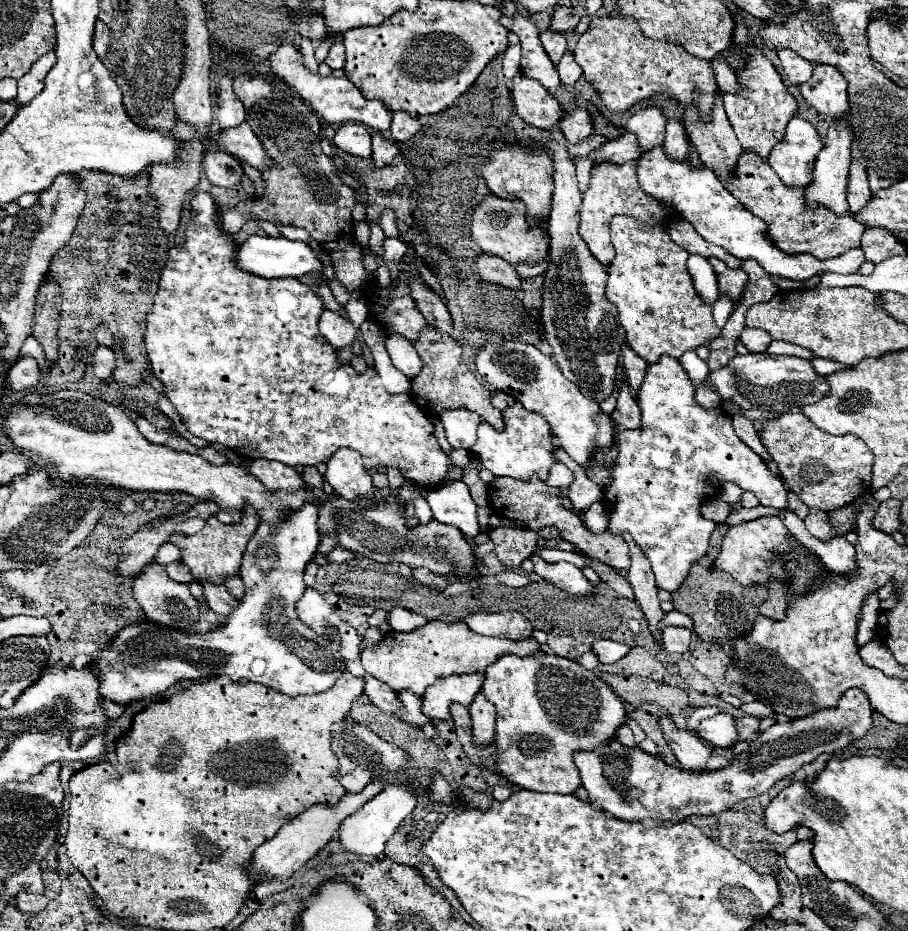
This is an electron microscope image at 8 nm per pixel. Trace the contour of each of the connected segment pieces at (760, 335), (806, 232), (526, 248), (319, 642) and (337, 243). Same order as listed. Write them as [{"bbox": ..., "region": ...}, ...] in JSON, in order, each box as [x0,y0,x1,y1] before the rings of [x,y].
[{"bbox":[740,329,770,353],"region":[[[744,329],[740,335],[740,341],[744,343],[744,347],[750,353],[764,353],[770,345],[770,335],[766,331],[752,331],[752,329]]]},{"bbox":[726,151,866,259],"region":[[[744,151],[740,155],[740,175],[736,175],[736,183],[726,189],[732,191],[732,195],[736,195],[736,199],[752,215],[768,223],[768,235],[782,251],[810,253],[818,259],[832,259],[854,247],[860,247],[860,237],[866,229],[862,223],[858,223],[852,215],[840,219],[828,209],[808,211],[808,207],[804,207],[804,189],[792,191],[790,187],[784,187],[780,179],[776,179],[772,167],[768,167],[766,161],[750,153],[752,151]]]},{"bbox":[472,195,548,265],"region":[[[490,195],[490,199],[484,199],[472,217],[472,237],[480,245],[480,249],[488,255],[496,255],[506,259],[508,263],[526,263],[536,265],[548,257],[548,231],[540,231],[540,227],[532,227],[526,223],[524,205],[514,199],[500,199],[496,195]]]},{"bbox":[92,503,345,707],"region":[[[306,503],[288,521],[284,519],[280,527],[260,523],[240,567],[246,595],[240,607],[228,615],[228,623],[218,631],[182,633],[152,621],[138,621],[122,629],[104,647],[102,657],[92,663],[100,681],[100,699],[126,707],[164,693],[178,679],[218,675],[228,675],[232,681],[246,679],[262,683],[290,697],[320,693],[330,687],[345,671],[338,629],[328,627],[326,637],[322,637],[302,623],[296,613],[296,603],[306,589],[302,581],[304,567],[312,561],[320,543],[316,519],[316,505]]]},{"bbox":[221,77,370,291],"region":[[[236,77],[234,93],[244,103],[246,121],[250,123],[252,131],[260,137],[266,151],[274,155],[272,159],[276,159],[280,167],[262,171],[266,195],[254,201],[241,201],[235,209],[224,213],[221,218],[222,230],[234,235],[251,219],[270,221],[274,225],[302,227],[330,255],[336,277],[344,283],[344,287],[350,291],[362,289],[370,281],[370,275],[364,269],[362,250],[352,242],[352,209],[356,199],[354,191],[340,181],[332,161],[322,153],[320,119],[294,91],[284,91],[282,87],[270,85],[262,77]]]}]

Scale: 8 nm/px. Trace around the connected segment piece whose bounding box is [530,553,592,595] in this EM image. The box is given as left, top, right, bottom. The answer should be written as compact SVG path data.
M534 553L530 559L534 563L534 571L538 575L542 575L546 581L554 583L558 589L568 591L572 595L592 593L592 583L582 575L582 571L576 565L570 565L570 563L548 563L538 553Z

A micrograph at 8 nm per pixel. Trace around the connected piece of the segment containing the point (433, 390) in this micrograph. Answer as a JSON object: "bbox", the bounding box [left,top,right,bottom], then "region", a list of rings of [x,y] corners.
{"bbox":[410,327,504,431],"region":[[[424,327],[424,331],[420,331],[420,337],[414,343],[414,347],[416,347],[424,367],[418,373],[418,377],[412,379],[410,397],[428,417],[438,417],[442,411],[448,411],[448,409],[470,409],[470,411],[478,413],[486,423],[490,423],[496,431],[504,429],[502,411],[492,407],[488,389],[468,371],[466,363],[462,363],[462,349],[452,337],[440,335],[440,331],[436,331],[432,327]]]}

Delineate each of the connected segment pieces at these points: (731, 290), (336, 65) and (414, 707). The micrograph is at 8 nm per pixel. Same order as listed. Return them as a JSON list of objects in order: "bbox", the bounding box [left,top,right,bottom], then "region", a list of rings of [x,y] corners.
[{"bbox":[708,257,748,305],"region":[[[710,257],[708,259],[718,275],[718,287],[720,287],[720,293],[722,295],[728,295],[732,299],[732,303],[736,305],[748,285],[748,275],[742,271],[742,269],[730,269],[724,261],[716,259],[716,257]]]},{"bbox":[326,41,344,69],"region":[[[340,41],[330,47],[330,53],[326,57],[326,65],[330,65],[332,69],[342,69],[344,67],[344,45]]]},{"bbox":[398,691,434,727],"region":[[[400,691],[400,701],[404,703],[404,711],[400,711],[398,719],[400,721],[406,721],[414,727],[424,727],[424,725],[434,725],[432,719],[428,719],[424,713],[422,713],[422,699],[418,695],[412,695],[412,691]]]}]

